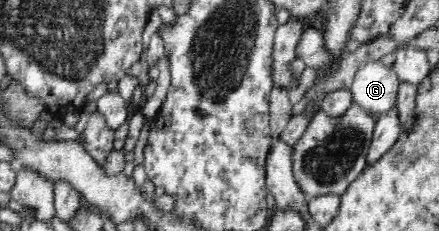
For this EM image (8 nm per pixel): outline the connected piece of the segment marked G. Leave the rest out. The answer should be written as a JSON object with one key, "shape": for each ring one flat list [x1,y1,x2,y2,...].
{"shape":[[376,60,360,65,349,90,353,103,378,120,397,105,400,86,397,73]]}

